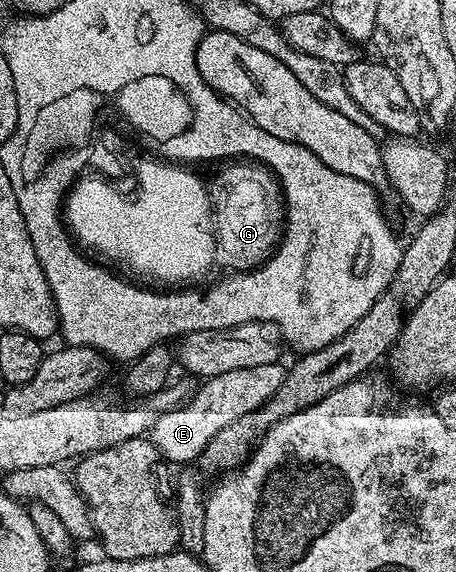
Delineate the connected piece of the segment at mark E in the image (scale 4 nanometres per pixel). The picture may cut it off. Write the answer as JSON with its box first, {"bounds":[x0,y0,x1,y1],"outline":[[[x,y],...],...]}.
{"bounds":[150,362,286,464],"outline":[[[277,362],[266,366],[250,366],[246,370],[229,370],[227,374],[207,377],[196,393],[189,395],[186,402],[163,412],[152,427],[150,439],[164,459],[176,464],[188,464],[199,461],[202,450],[230,422],[238,422],[242,414],[258,410],[282,386],[286,375],[283,363]]]}

